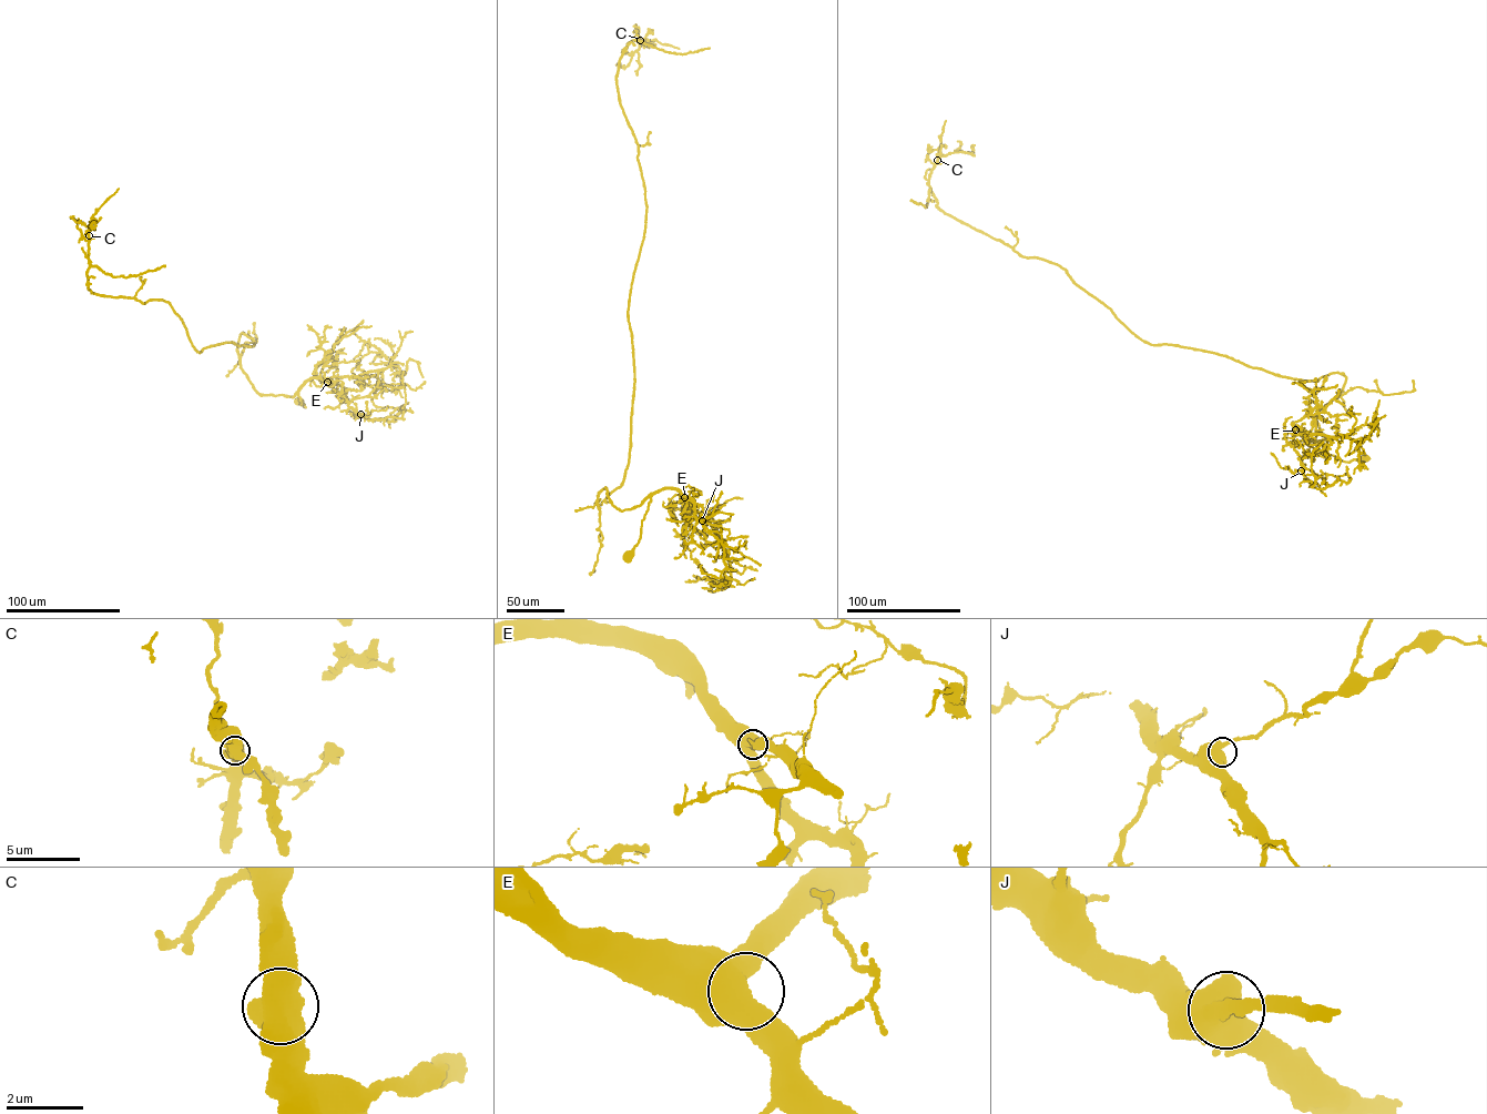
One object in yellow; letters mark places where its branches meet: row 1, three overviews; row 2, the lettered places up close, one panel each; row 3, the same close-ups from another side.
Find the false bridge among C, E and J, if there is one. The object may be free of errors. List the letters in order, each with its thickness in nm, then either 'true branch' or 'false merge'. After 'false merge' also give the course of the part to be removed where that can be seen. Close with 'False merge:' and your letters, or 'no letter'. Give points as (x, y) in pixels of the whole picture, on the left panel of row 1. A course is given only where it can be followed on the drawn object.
C: calibre 800 nm; true branch
E: calibre 650 nm; true branch
J: calibre 600 nm; true branch
False merge: no letter

